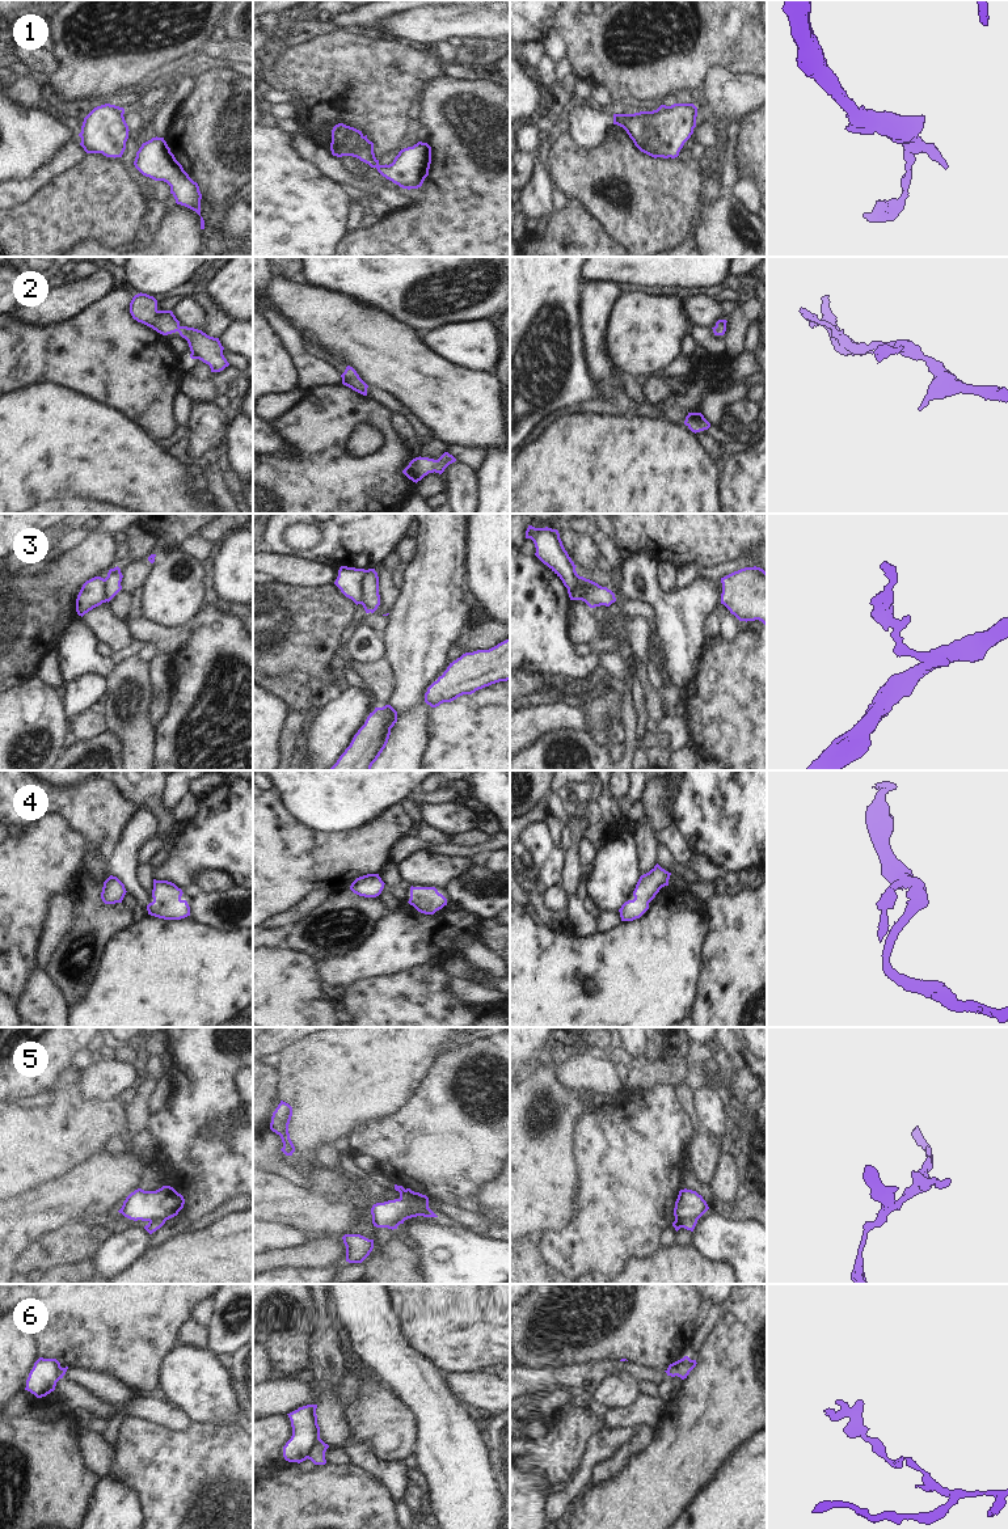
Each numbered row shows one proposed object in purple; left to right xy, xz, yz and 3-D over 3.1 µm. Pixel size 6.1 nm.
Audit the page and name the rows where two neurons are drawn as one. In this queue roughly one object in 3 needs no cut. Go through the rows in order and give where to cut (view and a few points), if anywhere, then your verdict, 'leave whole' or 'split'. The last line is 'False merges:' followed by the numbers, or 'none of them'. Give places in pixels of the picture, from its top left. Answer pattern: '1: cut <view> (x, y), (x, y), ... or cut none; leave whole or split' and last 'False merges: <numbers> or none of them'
1: cut none; leave whole
2: cut none; leave whole
3: cut xz (367, 570), (362, 579), (362, 595), (363, 604), (370, 611); split
4: cut none; leave whole
5: cut xz (400, 1192), (412, 1196), (425, 1212); split
6: cut xz (320, 1439), (307, 1457); split
False merges: 3, 5, 6

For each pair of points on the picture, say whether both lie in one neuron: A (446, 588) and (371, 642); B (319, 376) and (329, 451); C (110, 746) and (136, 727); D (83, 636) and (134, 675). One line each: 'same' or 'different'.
A: different
B: different
C: different
D: different

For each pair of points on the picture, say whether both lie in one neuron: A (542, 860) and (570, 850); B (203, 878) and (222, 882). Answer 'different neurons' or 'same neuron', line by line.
A: different neurons
B: same neuron

